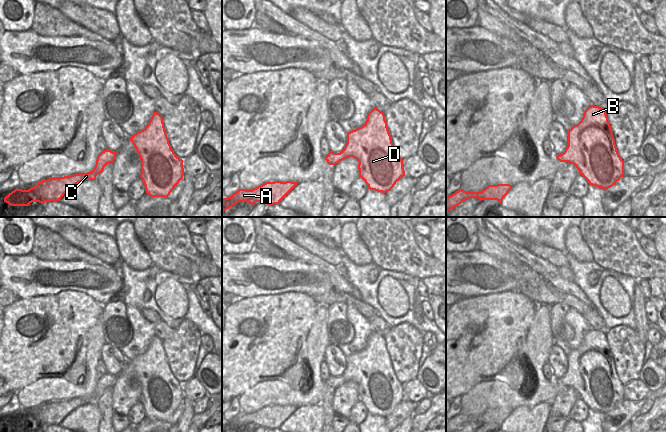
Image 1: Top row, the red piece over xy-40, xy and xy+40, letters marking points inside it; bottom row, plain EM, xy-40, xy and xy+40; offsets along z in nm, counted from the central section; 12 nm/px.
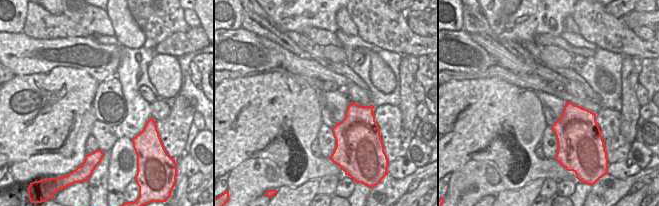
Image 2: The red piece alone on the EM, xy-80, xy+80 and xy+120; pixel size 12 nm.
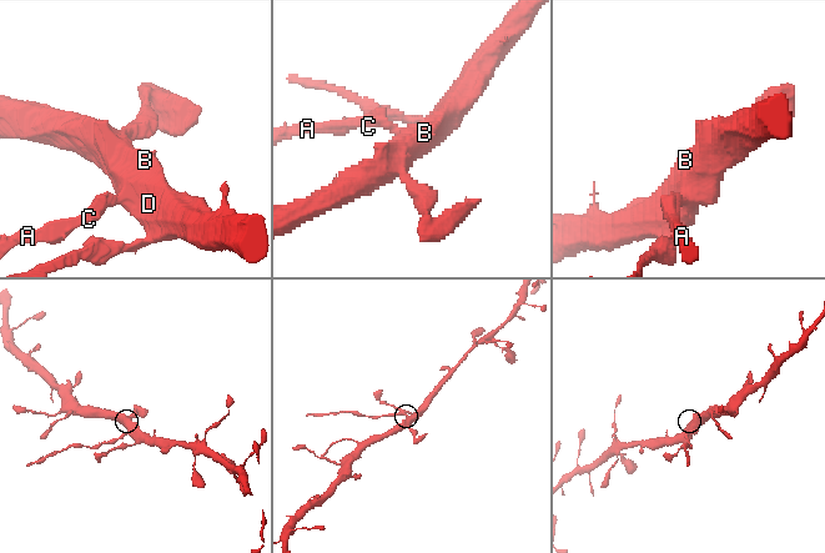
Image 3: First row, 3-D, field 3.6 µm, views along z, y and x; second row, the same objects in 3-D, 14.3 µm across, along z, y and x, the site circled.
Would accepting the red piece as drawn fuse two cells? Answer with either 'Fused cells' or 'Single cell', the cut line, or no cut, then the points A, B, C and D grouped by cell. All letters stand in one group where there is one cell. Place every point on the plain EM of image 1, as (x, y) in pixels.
Fused cells. Split along xy (341, 377), (339, 384). Groups: A C / B D

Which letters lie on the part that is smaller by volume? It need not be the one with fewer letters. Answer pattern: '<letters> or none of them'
A, C

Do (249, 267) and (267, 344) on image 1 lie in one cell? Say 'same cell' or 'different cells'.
different cells

